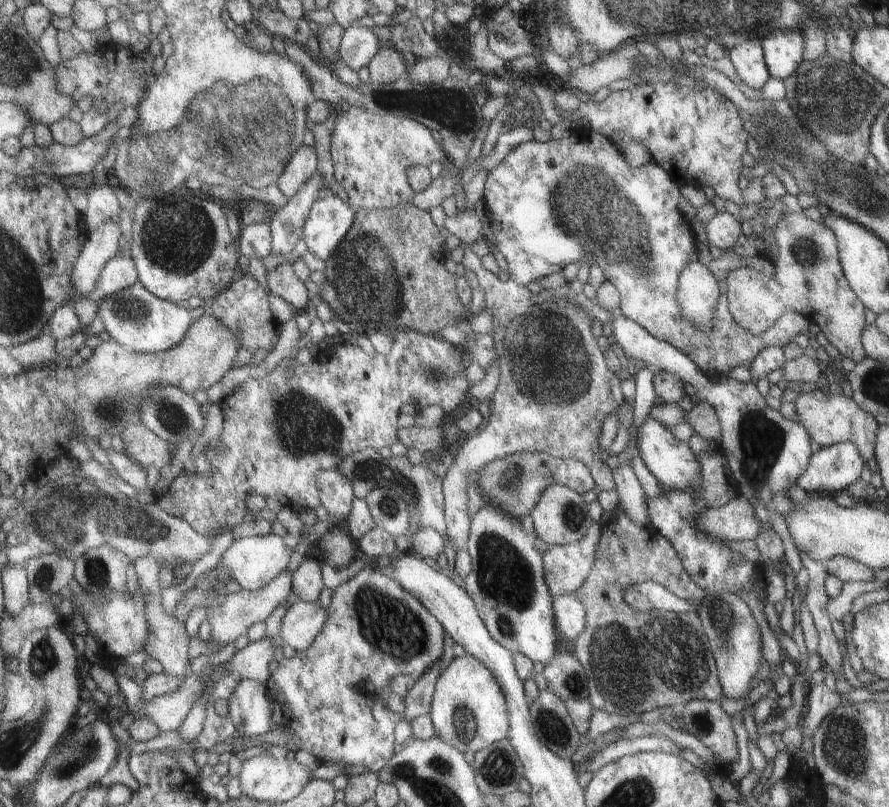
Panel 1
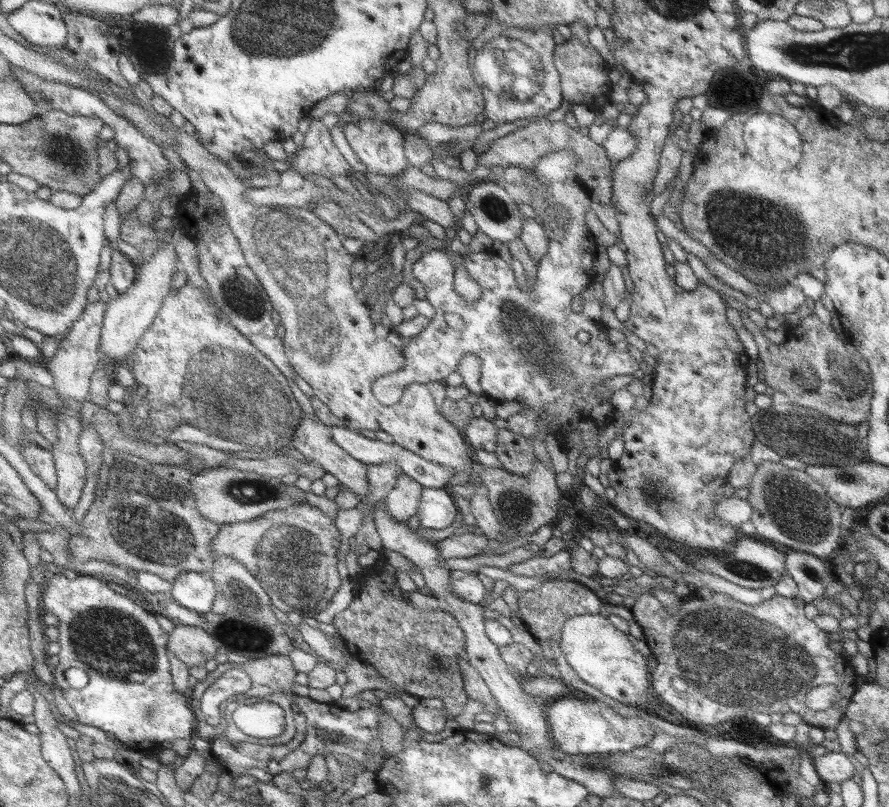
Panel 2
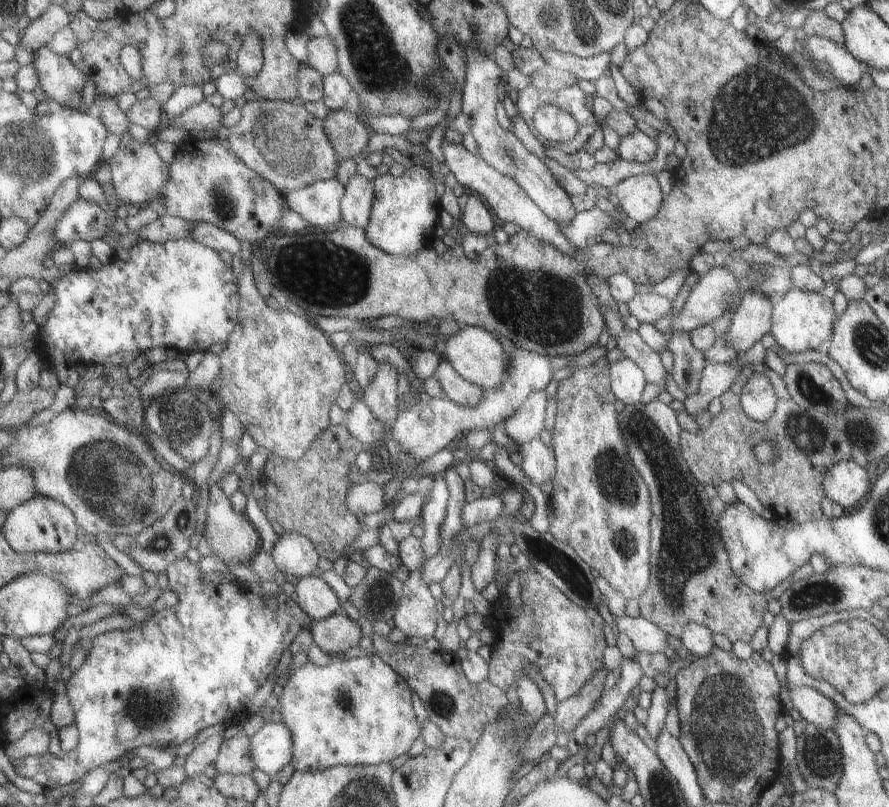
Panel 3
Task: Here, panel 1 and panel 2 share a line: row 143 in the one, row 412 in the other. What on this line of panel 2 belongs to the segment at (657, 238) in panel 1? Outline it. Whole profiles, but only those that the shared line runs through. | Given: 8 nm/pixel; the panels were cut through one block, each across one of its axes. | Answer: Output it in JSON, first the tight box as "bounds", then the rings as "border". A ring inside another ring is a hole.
{"bounds":[373,150,638,458],"border":[[[559,150],[538,158],[530,170],[524,170],[519,166],[509,166],[504,167],[498,174],[500,180],[502,179],[507,184],[527,187],[531,195],[530,206],[538,214],[543,212],[545,206],[549,209],[552,209],[552,206],[561,206],[568,215],[567,223],[559,224],[557,228],[552,225],[546,226],[547,231],[551,232],[551,236],[547,234],[547,250],[536,262],[536,276],[532,288],[521,288],[521,284],[517,284],[517,272],[513,272],[513,264],[503,262],[493,251],[482,250],[464,255],[465,269],[469,271],[469,277],[480,289],[480,298],[473,303],[467,303],[455,293],[454,277],[457,266],[447,256],[447,251],[431,250],[424,253],[412,265],[414,278],[423,285],[426,300],[436,312],[430,319],[429,326],[421,334],[414,336],[407,347],[403,348],[405,350],[405,367],[395,374],[377,379],[377,382],[373,384],[374,395],[381,403],[389,407],[397,406],[397,403],[404,401],[411,383],[427,384],[427,382],[438,381],[443,383],[449,374],[459,370],[459,366],[467,354],[473,354],[481,362],[479,384],[484,394],[496,402],[516,400],[522,404],[522,410],[518,414],[506,418],[507,430],[531,441],[536,432],[535,418],[539,417],[545,424],[545,436],[542,438],[542,443],[546,436],[554,436],[561,442],[561,445],[564,445],[563,439],[567,434],[577,433],[582,441],[579,454],[586,454],[587,458],[592,458],[594,455],[599,456],[597,431],[603,430],[612,422],[611,414],[613,412],[613,406],[610,405],[612,391],[607,388],[606,379],[633,374],[638,369],[638,362],[629,355],[627,350],[613,348],[613,344],[609,342],[606,327],[596,321],[590,321],[581,313],[571,311],[571,299],[582,293],[586,289],[586,285],[593,280],[592,266],[597,252],[597,244],[583,222],[584,215],[590,209],[591,201],[575,175],[574,167],[576,165],[577,158],[571,150]],[[526,177],[535,178],[539,186],[536,189],[528,187]],[[447,312],[459,315],[463,321],[461,330],[454,330],[447,324]],[[579,330],[589,334],[587,342],[580,343],[577,340],[576,334]],[[550,424],[557,424],[553,433],[549,431],[548,425]]]}

